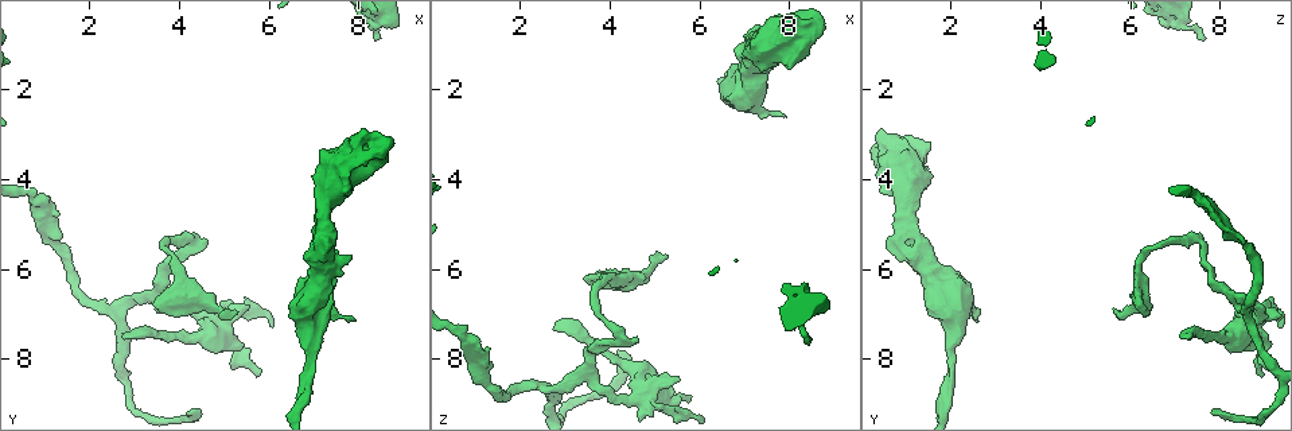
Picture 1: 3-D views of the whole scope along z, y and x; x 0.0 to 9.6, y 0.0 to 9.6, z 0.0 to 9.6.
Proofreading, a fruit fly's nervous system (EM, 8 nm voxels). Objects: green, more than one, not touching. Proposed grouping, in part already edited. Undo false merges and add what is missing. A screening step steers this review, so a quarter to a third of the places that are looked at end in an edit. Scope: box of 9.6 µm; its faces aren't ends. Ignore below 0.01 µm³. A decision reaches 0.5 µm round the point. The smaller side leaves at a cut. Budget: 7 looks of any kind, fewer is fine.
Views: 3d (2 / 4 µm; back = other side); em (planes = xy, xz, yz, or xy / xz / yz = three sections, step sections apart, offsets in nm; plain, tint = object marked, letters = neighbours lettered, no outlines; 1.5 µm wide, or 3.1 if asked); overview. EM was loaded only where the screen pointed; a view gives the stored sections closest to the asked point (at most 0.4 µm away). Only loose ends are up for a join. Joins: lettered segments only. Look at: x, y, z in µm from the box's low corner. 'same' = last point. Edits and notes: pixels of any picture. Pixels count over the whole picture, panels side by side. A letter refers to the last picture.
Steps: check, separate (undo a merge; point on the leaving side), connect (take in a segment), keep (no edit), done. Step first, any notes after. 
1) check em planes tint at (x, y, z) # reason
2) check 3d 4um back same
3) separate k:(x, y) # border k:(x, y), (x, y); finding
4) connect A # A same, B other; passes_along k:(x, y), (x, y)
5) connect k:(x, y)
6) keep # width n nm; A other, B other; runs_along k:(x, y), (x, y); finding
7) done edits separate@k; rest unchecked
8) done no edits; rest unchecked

check 3d 4um at (5.20, 6.90, 5.65) # free end

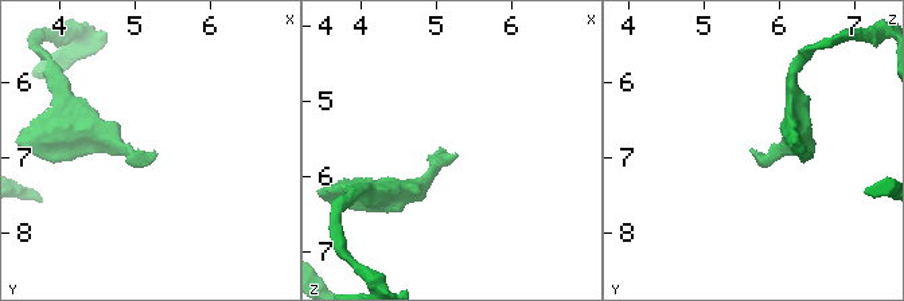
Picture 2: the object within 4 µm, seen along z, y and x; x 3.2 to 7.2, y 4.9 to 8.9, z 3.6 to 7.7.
check em planes letters at (5.20, 6.85, 5.65)

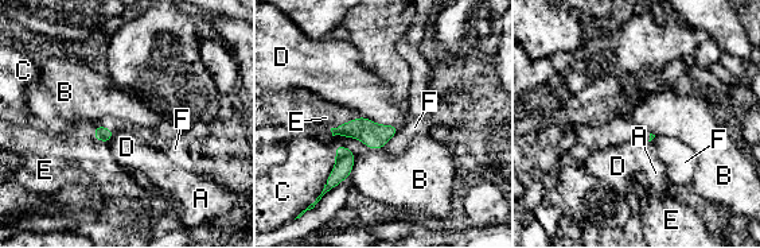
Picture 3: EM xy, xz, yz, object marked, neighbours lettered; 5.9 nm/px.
keep # longest_contact B 320 nm; A other, B other, C other, D other, E other, F other; border 3:(334, 135), (384, 147); none of them fits

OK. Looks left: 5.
check em planes tint at (5.25, 7.80, 8.95) # thick turns thin

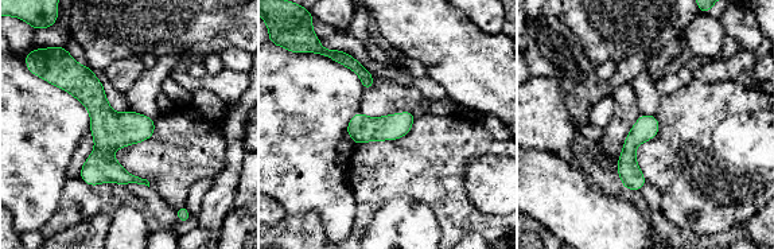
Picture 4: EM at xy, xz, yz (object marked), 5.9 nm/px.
check em planes letters same

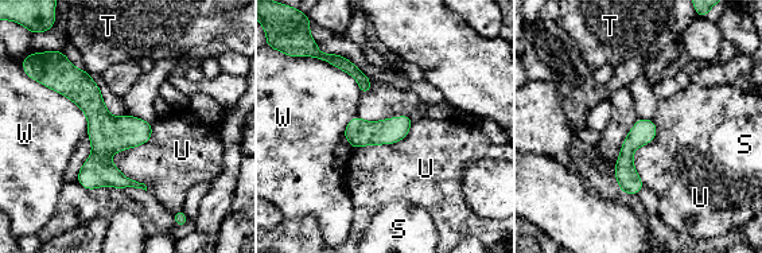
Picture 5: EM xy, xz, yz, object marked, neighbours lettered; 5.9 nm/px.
keep # S other, T other, U other, W other; border 5:(23, 70), (66, 96), (88, 135); one neuron here

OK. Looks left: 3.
check 3d 2um back at (8.40, 0.95, 7.60) # branch stops here

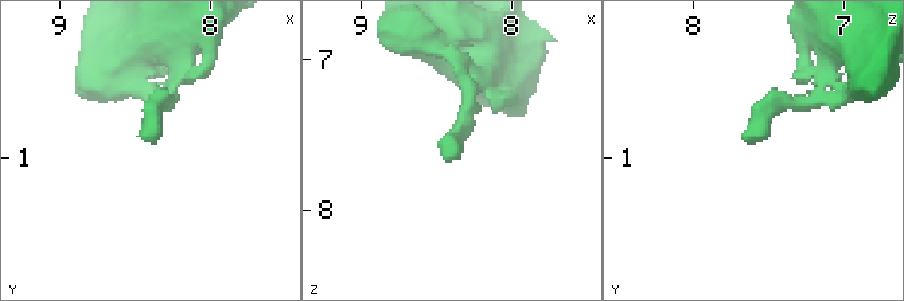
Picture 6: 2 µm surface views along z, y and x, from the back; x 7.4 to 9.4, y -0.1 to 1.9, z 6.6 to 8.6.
check em yz step 4 tint at (8.42, 0.88, 7.66)

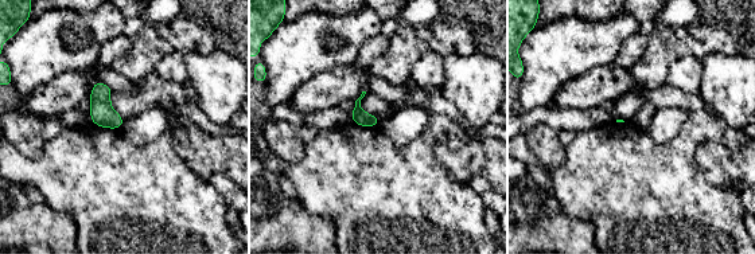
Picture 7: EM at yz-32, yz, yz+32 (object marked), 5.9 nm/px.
check em planes letters same

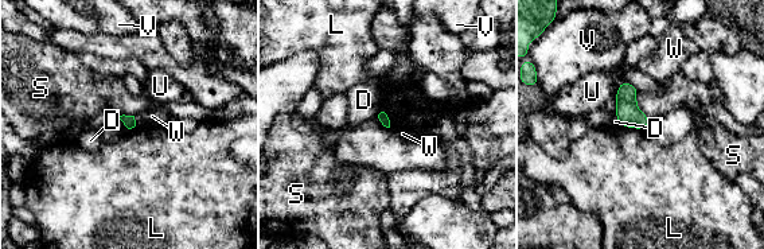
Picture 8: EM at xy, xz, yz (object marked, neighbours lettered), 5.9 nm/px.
keep # D other, L other, S other, U other, V other, W other; no lettered segment goes on from it

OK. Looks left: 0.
done no edits; rest unchecked

